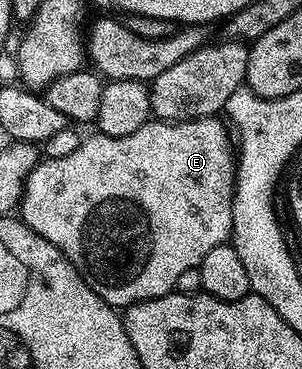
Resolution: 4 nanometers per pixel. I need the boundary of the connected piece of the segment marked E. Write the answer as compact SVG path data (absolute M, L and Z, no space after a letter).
M220 117L207 119L182 119L179 121L150 121L142 125L142 129L130 133L126 137L110 137L92 133L92 136L81 138L78 149L66 157L57 159L41 158L30 173L24 186L24 196L20 198L19 218L24 220L28 230L46 237L50 245L54 245L78 269L78 273L88 282L89 288L98 293L111 307L123 309L131 303L140 303L144 299L157 299L176 291L178 276L186 273L186 269L199 267L202 257L210 253L218 245L229 242L232 238L232 194L236 192L236 155L234 139Z

